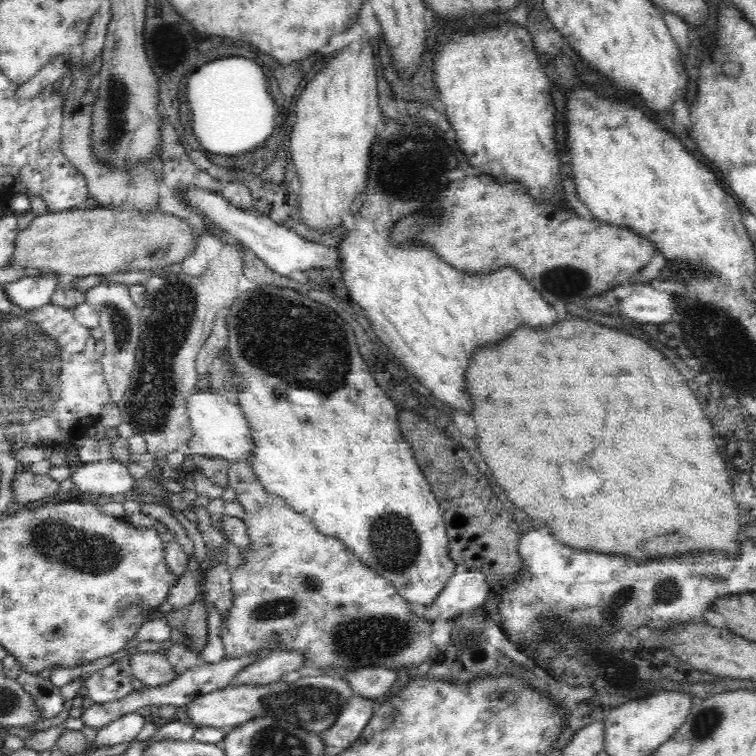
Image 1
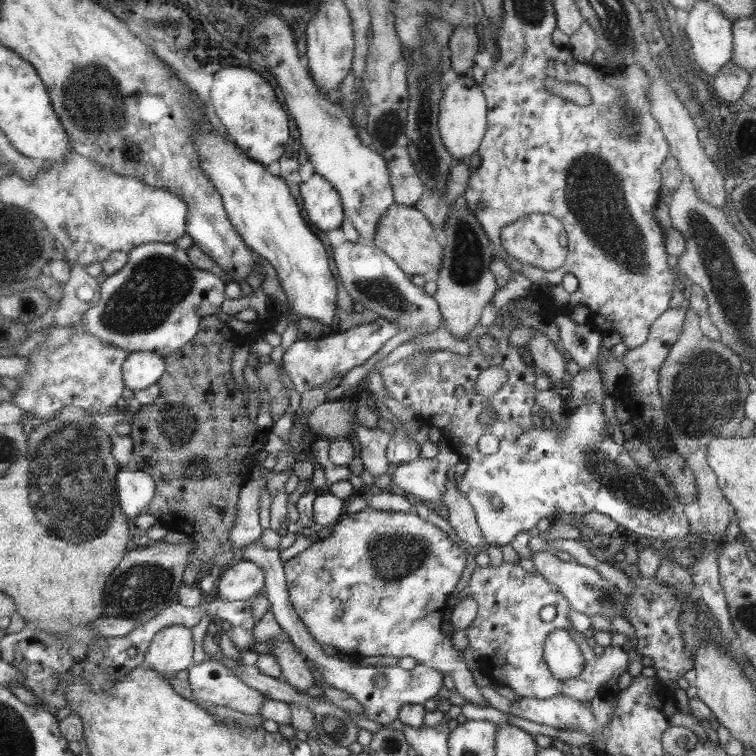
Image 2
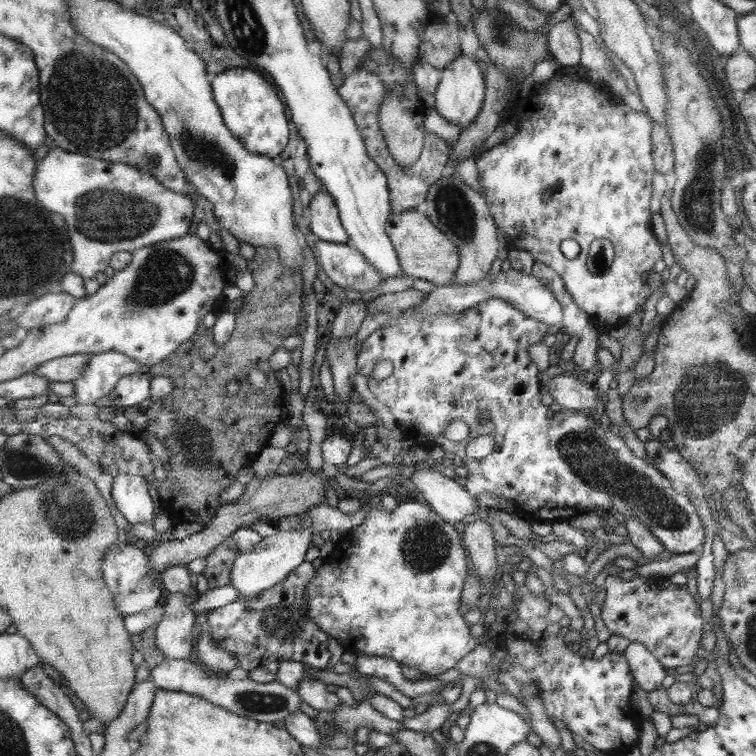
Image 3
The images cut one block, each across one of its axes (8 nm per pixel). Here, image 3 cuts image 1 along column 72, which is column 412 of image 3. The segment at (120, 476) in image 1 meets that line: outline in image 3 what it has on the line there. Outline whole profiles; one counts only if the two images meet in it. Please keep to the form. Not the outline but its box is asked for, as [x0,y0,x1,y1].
[410,468,492,525]

